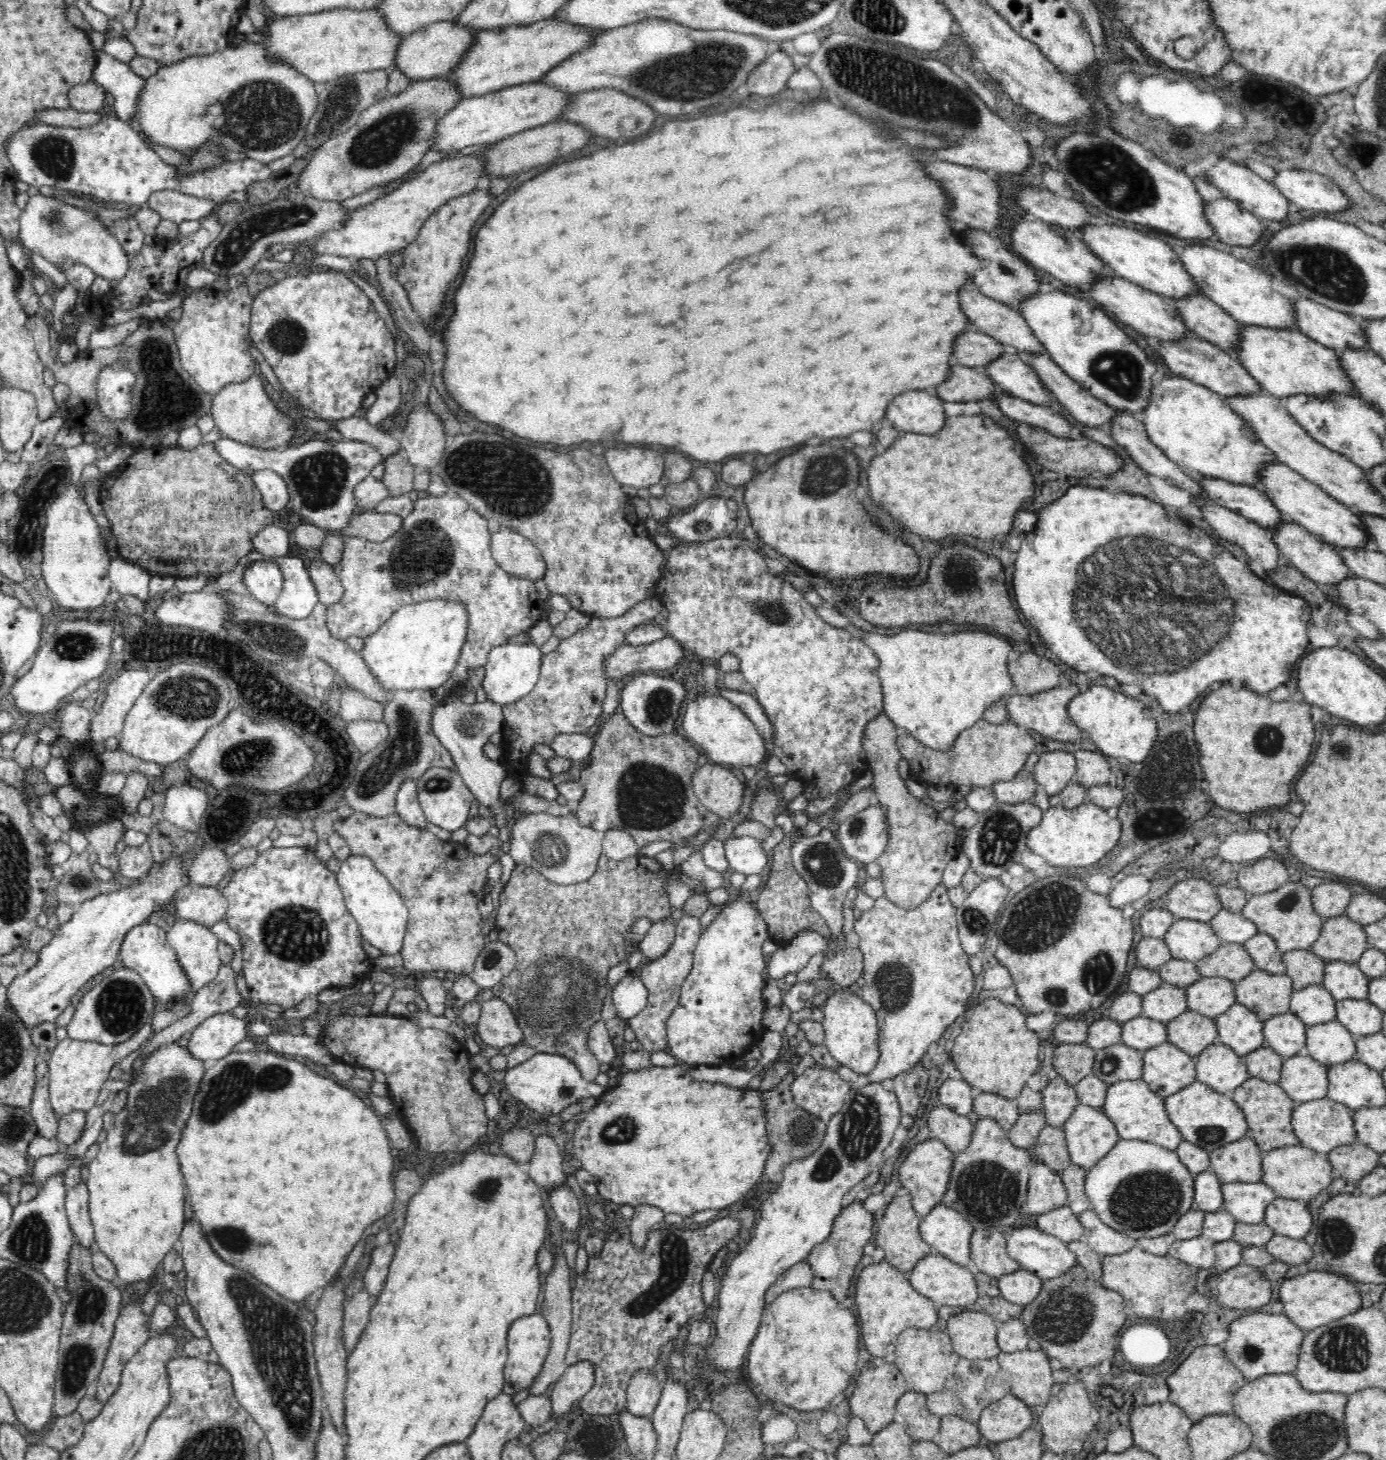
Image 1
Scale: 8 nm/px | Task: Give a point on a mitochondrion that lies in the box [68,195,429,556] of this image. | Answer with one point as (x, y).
(235, 246)

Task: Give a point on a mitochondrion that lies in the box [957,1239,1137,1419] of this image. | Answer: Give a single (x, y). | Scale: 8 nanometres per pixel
(1064, 1317)

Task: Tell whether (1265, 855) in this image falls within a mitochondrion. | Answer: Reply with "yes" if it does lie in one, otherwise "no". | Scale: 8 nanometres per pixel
no

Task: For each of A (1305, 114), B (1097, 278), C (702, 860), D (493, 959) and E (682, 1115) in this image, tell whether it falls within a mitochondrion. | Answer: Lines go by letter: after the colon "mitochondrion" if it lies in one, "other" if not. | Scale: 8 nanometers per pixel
A: other
B: other
C: other
D: mitochondrion
E: other

